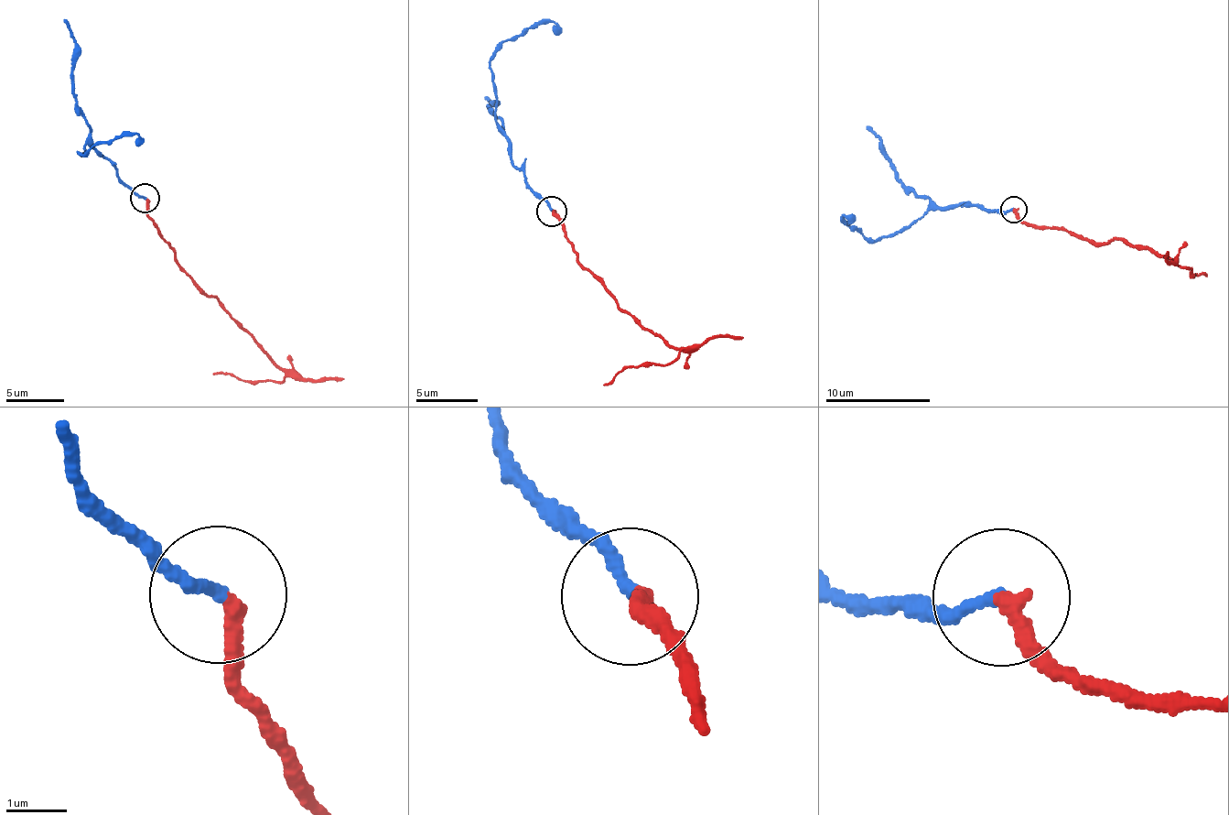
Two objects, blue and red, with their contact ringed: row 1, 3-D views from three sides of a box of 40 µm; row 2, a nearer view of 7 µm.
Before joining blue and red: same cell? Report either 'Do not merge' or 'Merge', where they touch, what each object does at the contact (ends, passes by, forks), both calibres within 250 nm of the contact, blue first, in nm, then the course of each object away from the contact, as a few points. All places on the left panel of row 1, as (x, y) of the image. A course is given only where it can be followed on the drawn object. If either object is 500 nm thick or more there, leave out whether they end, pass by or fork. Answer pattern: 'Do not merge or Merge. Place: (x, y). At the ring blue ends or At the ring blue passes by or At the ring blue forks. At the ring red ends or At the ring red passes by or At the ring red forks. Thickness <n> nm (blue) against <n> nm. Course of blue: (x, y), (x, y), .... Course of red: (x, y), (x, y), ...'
Merge. Place: (145, 198). At the ring blue ends. At the ring red ends. Thickness 200 nm (blue) against 260 nm. Course of blue: (145, 199), (91, 145), (84, 146), (86, 153), (78, 151), (128, 135), (137, 136), (141, 144). Course of red: (145, 199), (145, 212), (176, 258), (203, 294), (220, 303), (285, 376), (276, 380), (247, 381), (213, 374)

